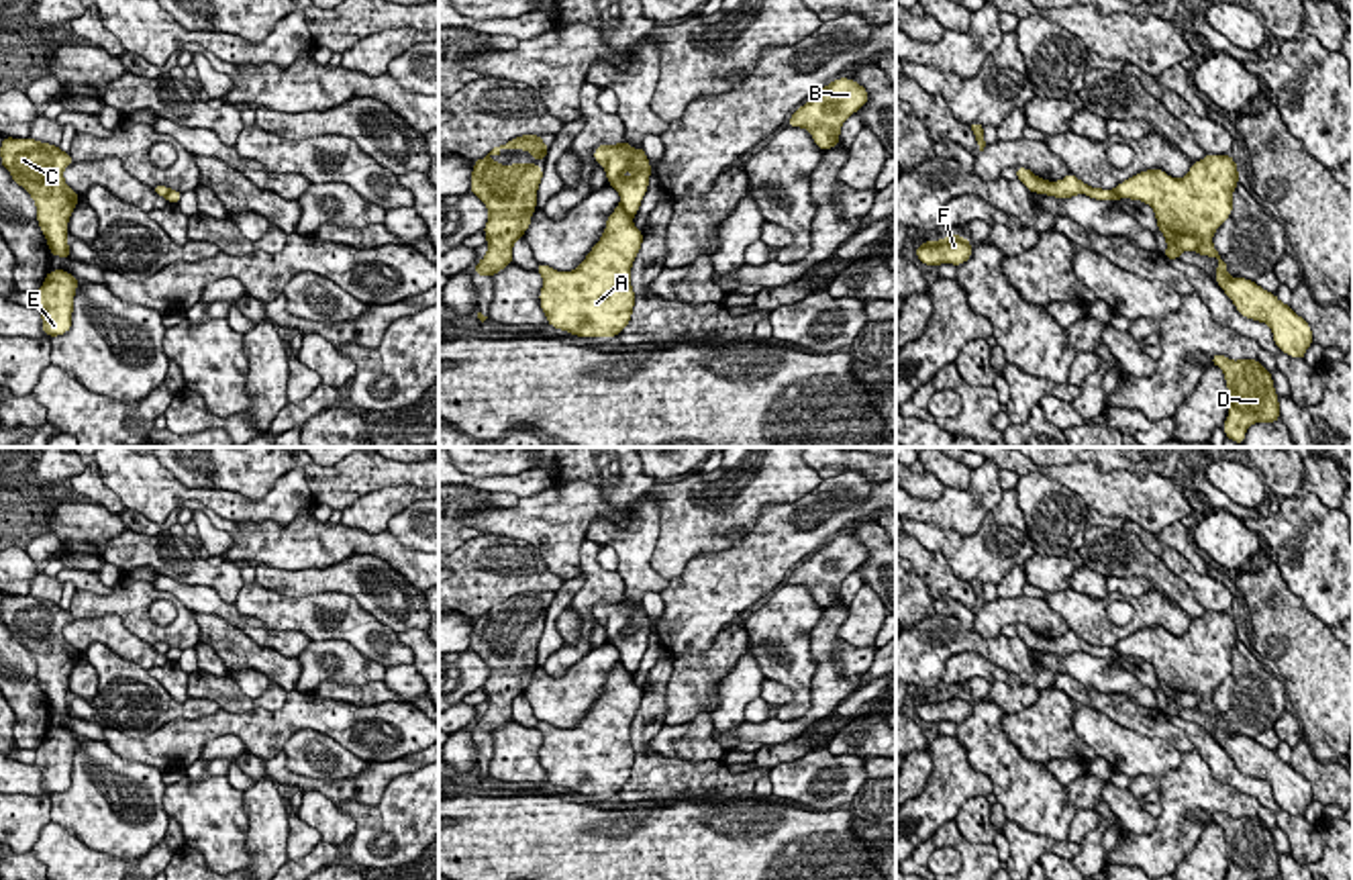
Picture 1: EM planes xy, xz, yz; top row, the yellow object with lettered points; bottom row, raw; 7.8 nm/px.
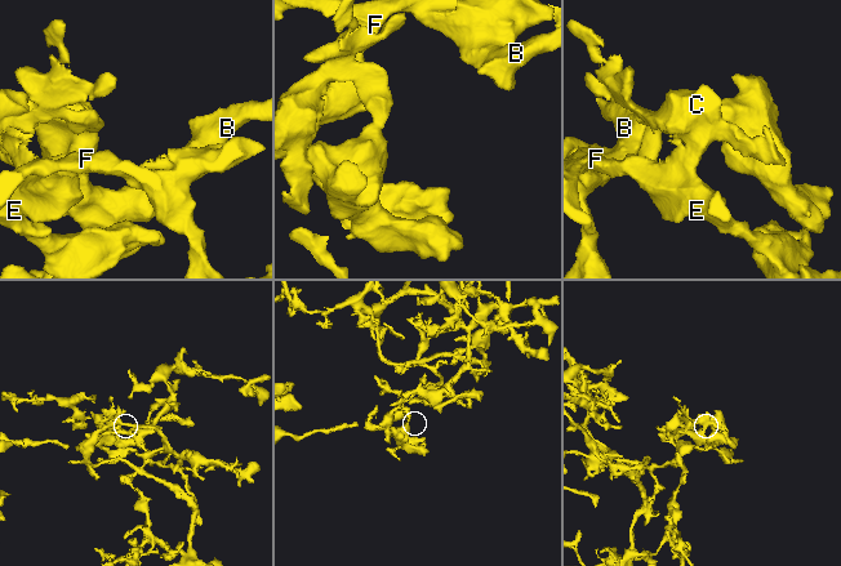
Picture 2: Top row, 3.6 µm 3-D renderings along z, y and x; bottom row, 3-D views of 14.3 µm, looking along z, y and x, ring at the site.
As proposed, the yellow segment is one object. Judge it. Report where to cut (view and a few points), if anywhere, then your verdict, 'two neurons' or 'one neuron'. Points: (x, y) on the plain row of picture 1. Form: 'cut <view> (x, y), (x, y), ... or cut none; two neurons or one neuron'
cut xz (621, 662), (631, 674); two neurons

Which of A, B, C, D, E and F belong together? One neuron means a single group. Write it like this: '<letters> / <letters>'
A / B C D E F

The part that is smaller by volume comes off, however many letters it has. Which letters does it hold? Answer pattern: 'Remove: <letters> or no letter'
Remove: A

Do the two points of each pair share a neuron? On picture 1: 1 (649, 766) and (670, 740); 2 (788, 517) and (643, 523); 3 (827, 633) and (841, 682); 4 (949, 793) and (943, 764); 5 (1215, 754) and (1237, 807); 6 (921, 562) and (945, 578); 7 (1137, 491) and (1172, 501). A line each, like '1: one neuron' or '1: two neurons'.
1: two neurons
2: two neurons
3: one neuron
4: one neuron
5: two neurons
6: one neuron
7: one neuron

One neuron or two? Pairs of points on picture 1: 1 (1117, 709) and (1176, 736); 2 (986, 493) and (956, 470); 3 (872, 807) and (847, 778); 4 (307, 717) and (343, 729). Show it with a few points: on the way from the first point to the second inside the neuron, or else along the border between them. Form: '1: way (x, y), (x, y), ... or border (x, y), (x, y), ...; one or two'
1: way (1131, 715), (1162, 727); one
2: border (972, 470), (972, 482), (966, 489), (945, 486); two
3: border (864, 758), (866, 783), (852, 801); two
4: way (315, 717), (331, 717), (335, 721); one

